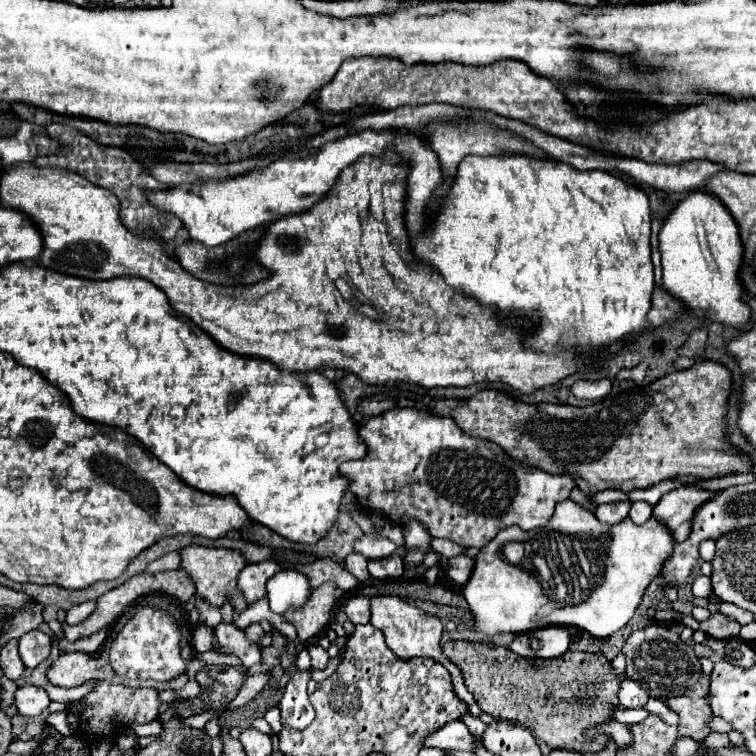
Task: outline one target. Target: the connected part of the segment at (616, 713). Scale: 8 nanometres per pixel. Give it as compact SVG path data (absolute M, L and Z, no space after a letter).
M616 708L616 710L612 710L610 714L612 714L612 718L616 718L616 720L622 722L622 724L638 724L638 722L642 722L642 720L648 716L648 712L646 712L644 708L638 708L638 710Z

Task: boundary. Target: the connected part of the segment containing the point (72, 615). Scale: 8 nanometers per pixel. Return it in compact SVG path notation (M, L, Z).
M88 600L88 602L84 602L84 604L72 606L70 612L66 614L66 622L68 622L68 624L80 624L82 620L86 620L88 616L94 614L96 604L98 604L98 600Z

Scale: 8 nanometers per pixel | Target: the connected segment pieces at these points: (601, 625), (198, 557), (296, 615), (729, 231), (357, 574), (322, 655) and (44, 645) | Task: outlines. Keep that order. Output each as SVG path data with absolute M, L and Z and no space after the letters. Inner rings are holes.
M572 500L556 504L556 510L550 522L542 530L544 534L554 534L554 544L566 548L570 560L588 564L592 582L596 584L588 598L580 604L558 602L548 598L538 582L528 570L510 564L502 556L502 546L506 542L528 542L534 540L540 532L524 532L518 526L510 526L480 550L476 556L476 568L468 584L464 584L464 598L474 616L474 630L494 636L494 634L522 634L544 626L578 626L596 638L610 638L632 618L638 608L644 590L660 574L664 562L674 550L674 536L664 522L650 516L644 524L634 524L630 518L624 518L618 524L602 524L592 510L582 508Z
M190 546L184 548L180 552L182 556L182 568L190 574L190 578L196 584L196 594L210 600L216 608L222 606L224 598L230 598L236 610L244 610L246 608L246 598L242 596L242 592L238 590L238 574L242 572L242 568L248 564L246 558L230 548L204 548L204 546Z
M326 582L312 590L308 602L302 608L292 608L286 612L286 620L296 626L300 642L308 642L310 638L318 636L330 622L330 612L336 602L336 588L338 586L334 582Z
M702 190L688 194L664 220L658 238L664 288L668 292L682 300L692 312L704 310L704 320L734 328L748 322L750 308L742 302L742 286L738 284L738 264L742 262L738 226L718 198Z
M350 554L350 556L346 556L346 560L344 560L346 570L348 570L356 580L360 580L360 582L364 582L364 580L370 578L368 568L366 568L366 562L368 562L368 560L366 560L362 554Z
M312 644L312 646L308 646L308 652L312 656L312 668L314 670L324 670L328 666L330 656L328 656L328 652L324 648L320 648L318 644Z
M32 630L26 636L22 636L18 642L18 648L20 648L20 658L24 666L36 668L40 662L44 662L50 656L50 644L52 644L52 638L40 630Z

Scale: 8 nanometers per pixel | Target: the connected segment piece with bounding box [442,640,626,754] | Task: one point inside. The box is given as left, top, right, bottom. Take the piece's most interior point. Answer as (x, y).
(510, 688)

